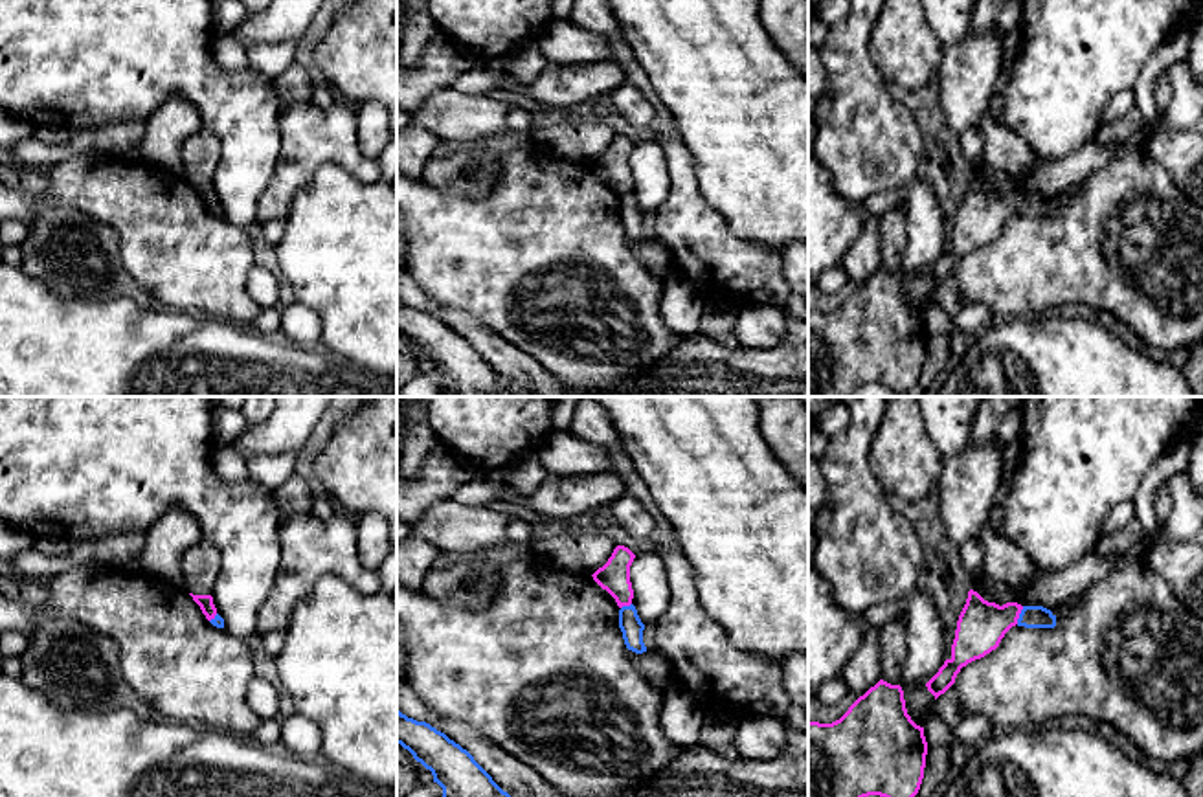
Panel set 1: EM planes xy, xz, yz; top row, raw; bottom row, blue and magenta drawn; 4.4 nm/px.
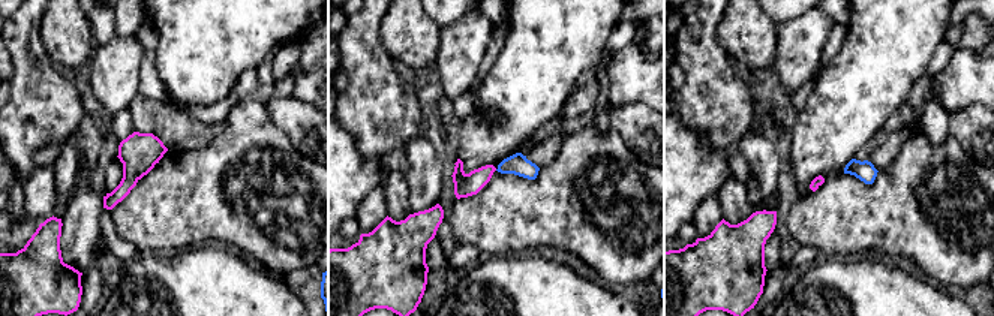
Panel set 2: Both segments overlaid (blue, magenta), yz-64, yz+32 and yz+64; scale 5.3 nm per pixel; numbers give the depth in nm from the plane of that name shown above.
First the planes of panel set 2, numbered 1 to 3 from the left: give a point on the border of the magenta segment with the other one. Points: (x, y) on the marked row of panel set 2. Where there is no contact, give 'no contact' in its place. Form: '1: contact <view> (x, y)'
1: no contact
2: no contact
3: no contact

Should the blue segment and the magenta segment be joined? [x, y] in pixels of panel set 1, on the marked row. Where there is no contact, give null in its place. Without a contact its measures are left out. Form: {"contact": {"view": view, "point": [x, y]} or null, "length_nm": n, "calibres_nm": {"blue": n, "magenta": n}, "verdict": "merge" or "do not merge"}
{"contact": {"view": "yz", "point": [1020, 616]}, "length_nm": 90, "calibres_nm": {"blue": 100, "magenta": 220}, "verdict": "do not merge"}

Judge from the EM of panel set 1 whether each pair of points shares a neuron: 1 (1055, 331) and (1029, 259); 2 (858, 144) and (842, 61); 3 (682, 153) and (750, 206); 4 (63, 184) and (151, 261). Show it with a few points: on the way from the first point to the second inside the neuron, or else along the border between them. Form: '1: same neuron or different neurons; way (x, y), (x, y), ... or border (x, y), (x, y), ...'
1: different neurons; border (1049, 313), (1038, 318), (1007, 320)
2: same neuron; way (858, 123), (858, 90), (854, 81)
3: different neurons; border (674, 125), (693, 157), (698, 191), (709, 204)
4: same neuron; way (89, 184), (140, 235)

